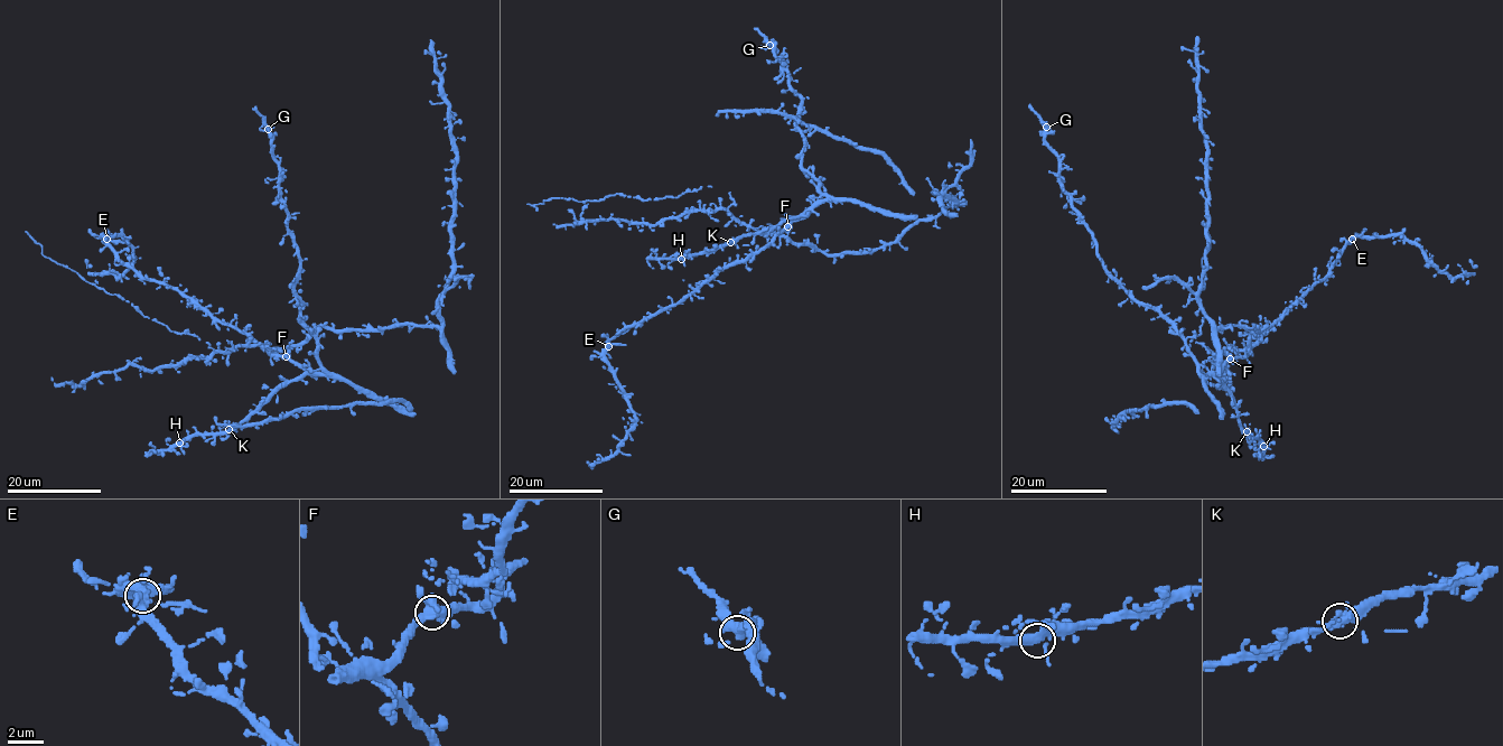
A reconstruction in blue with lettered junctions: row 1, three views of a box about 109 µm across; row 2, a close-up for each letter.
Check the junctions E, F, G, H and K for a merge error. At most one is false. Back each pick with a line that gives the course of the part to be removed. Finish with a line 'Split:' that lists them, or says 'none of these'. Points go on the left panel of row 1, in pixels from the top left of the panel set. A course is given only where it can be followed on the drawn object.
Split: none of these

